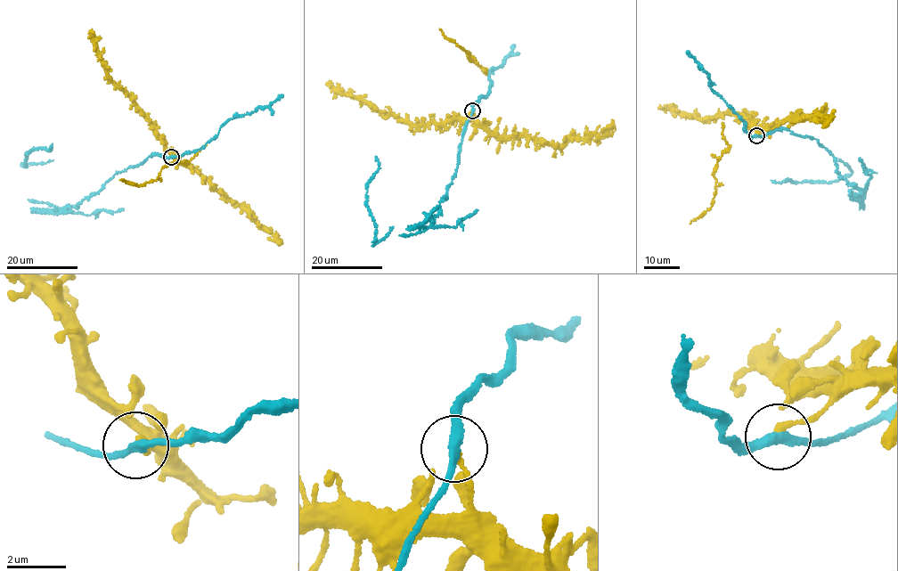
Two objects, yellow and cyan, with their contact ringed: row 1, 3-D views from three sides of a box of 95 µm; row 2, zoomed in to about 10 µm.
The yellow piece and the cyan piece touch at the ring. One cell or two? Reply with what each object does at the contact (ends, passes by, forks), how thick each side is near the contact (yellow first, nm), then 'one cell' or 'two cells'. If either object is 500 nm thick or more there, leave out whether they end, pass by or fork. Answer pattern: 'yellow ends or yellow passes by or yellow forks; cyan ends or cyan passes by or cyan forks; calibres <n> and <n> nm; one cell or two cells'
yellow ends; cyan passes by; calibres 240 and 320 nm; two cells

